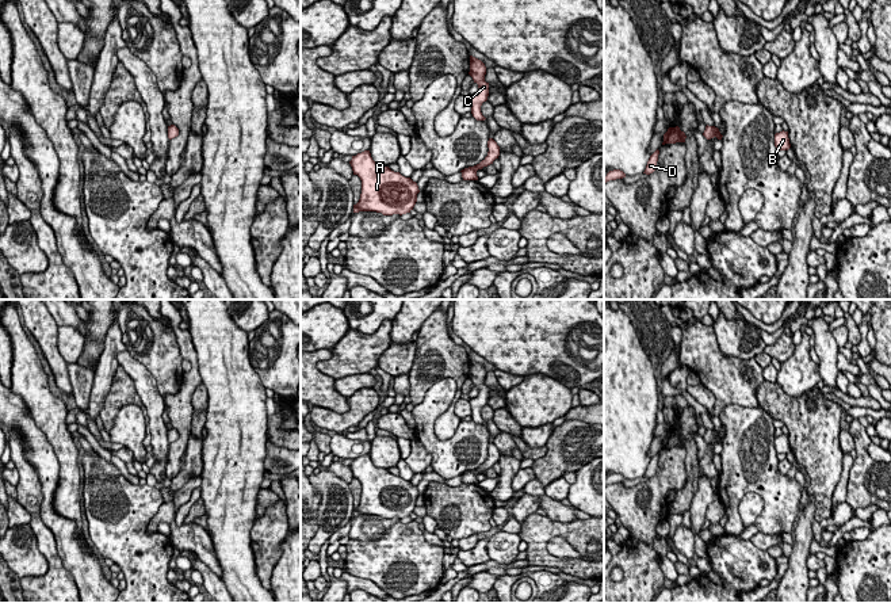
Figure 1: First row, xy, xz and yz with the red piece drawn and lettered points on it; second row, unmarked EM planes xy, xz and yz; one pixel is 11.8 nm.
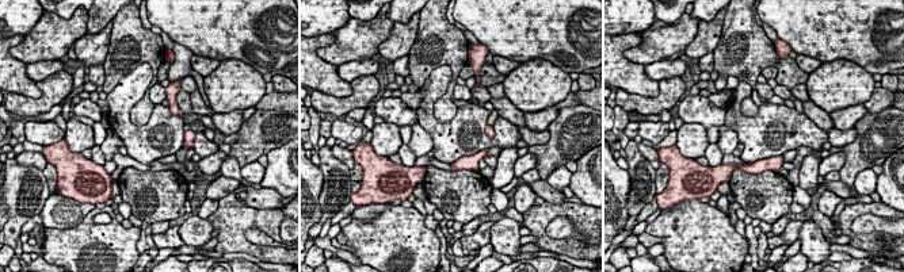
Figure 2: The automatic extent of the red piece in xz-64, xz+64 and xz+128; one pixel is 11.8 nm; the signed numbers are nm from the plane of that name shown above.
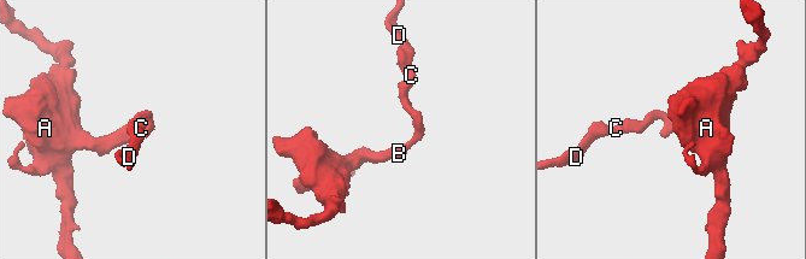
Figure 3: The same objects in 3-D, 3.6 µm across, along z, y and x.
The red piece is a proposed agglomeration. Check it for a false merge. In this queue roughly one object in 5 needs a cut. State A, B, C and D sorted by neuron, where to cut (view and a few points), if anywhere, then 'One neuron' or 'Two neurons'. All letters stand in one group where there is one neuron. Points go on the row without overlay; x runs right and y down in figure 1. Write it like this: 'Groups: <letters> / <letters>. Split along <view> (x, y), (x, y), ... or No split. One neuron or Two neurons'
Groups: A B C D. No split. One neuron

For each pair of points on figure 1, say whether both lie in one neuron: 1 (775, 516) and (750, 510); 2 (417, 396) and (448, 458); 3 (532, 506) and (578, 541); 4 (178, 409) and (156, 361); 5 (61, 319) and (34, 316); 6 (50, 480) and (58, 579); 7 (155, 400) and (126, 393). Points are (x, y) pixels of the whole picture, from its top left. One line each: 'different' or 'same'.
1: different
2: different
3: different
4: different
5: different
6: different
7: different

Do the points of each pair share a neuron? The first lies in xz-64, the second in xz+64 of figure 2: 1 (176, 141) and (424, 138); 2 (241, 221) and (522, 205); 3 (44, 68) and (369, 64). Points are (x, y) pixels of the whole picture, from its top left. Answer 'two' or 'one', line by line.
1: two
2: two
3: one

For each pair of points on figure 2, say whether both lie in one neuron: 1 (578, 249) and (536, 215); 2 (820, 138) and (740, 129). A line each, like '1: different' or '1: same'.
1: same
2: same

